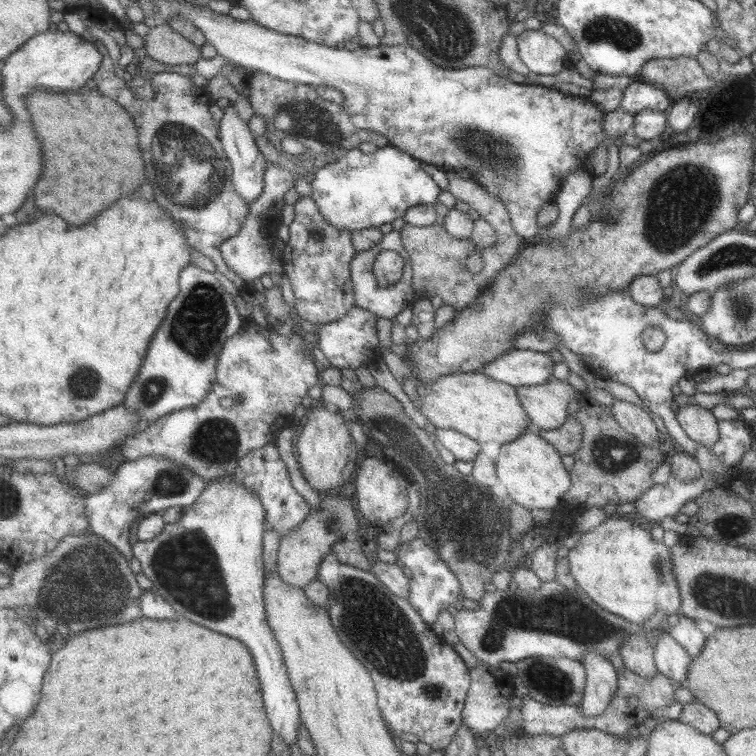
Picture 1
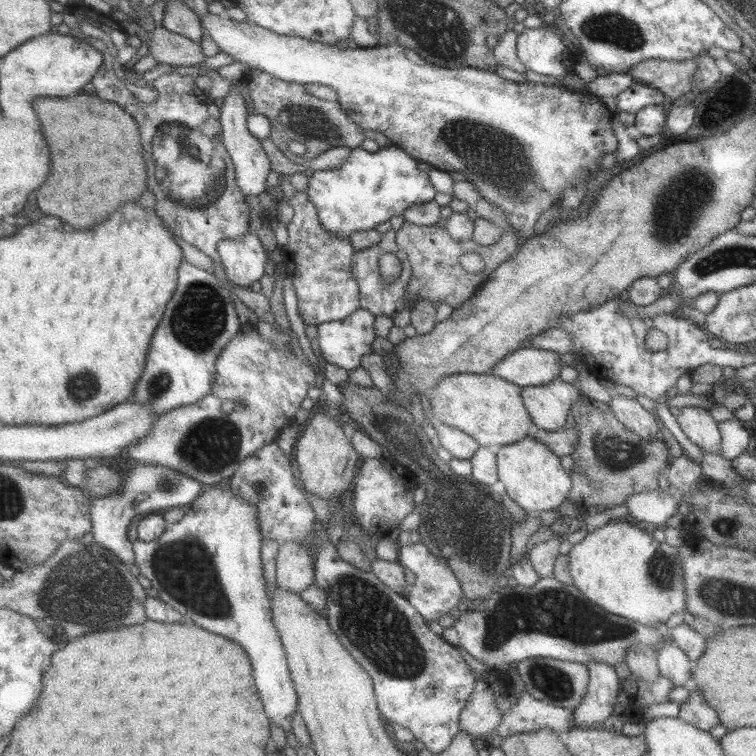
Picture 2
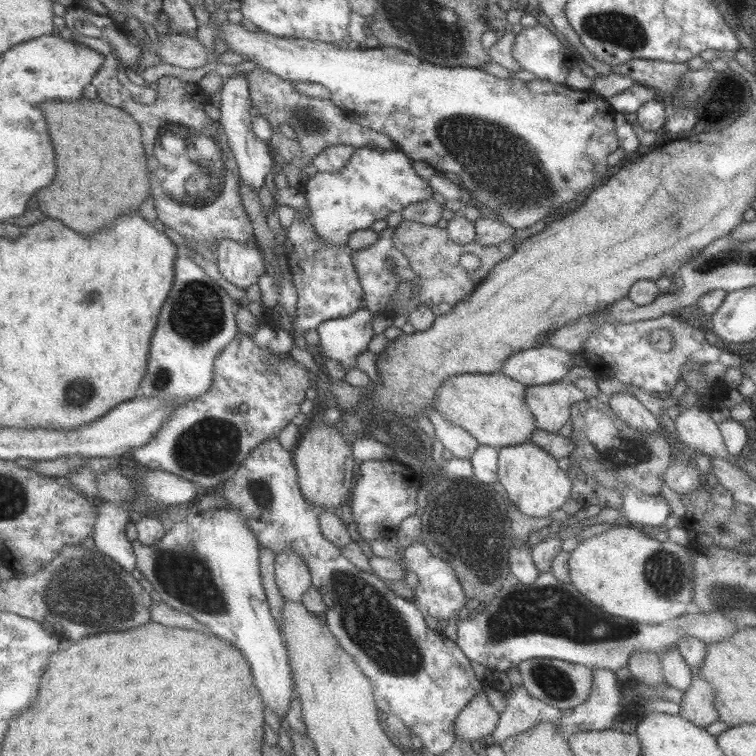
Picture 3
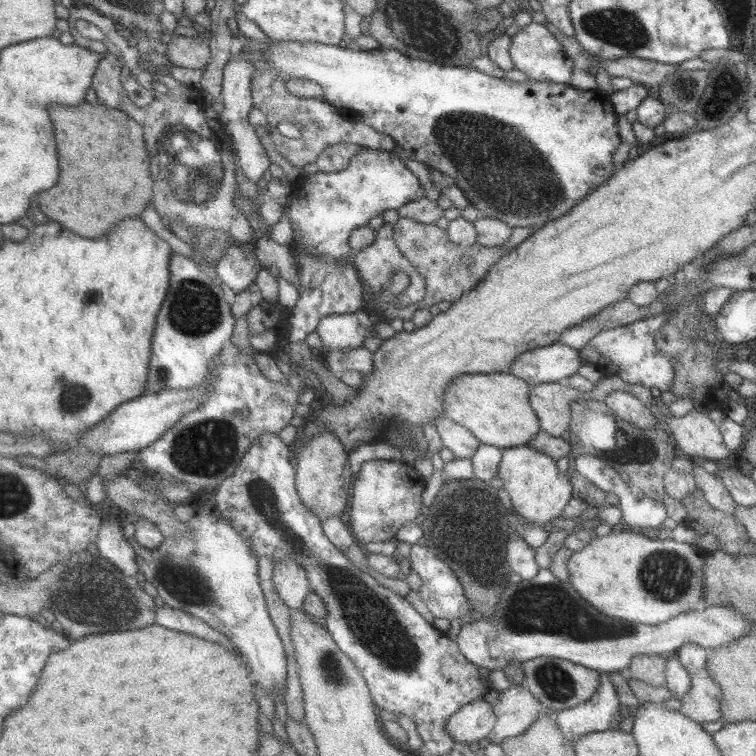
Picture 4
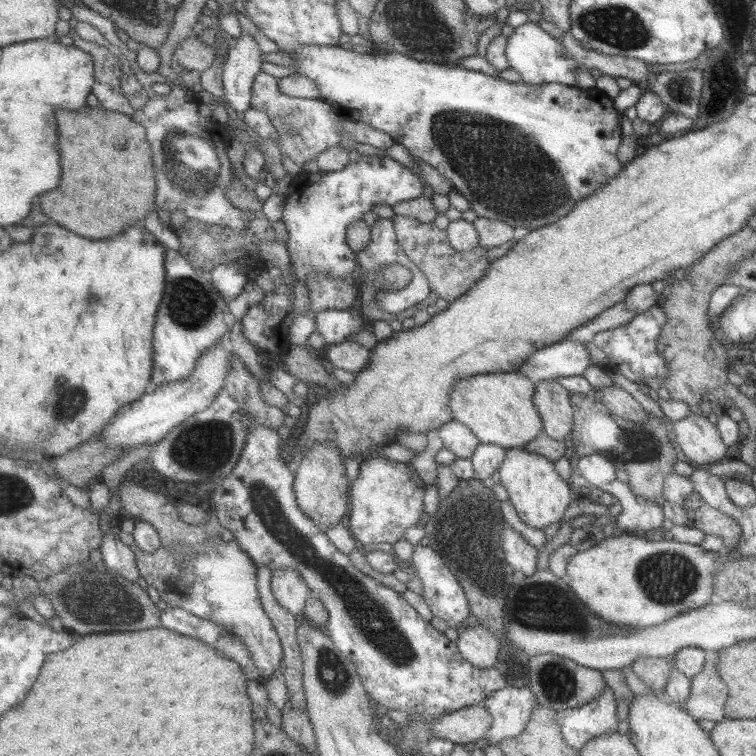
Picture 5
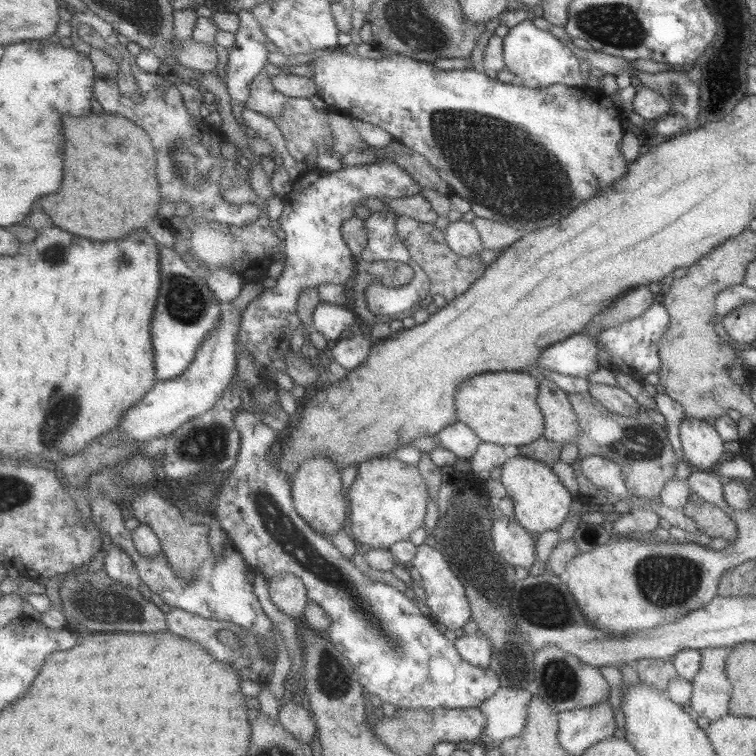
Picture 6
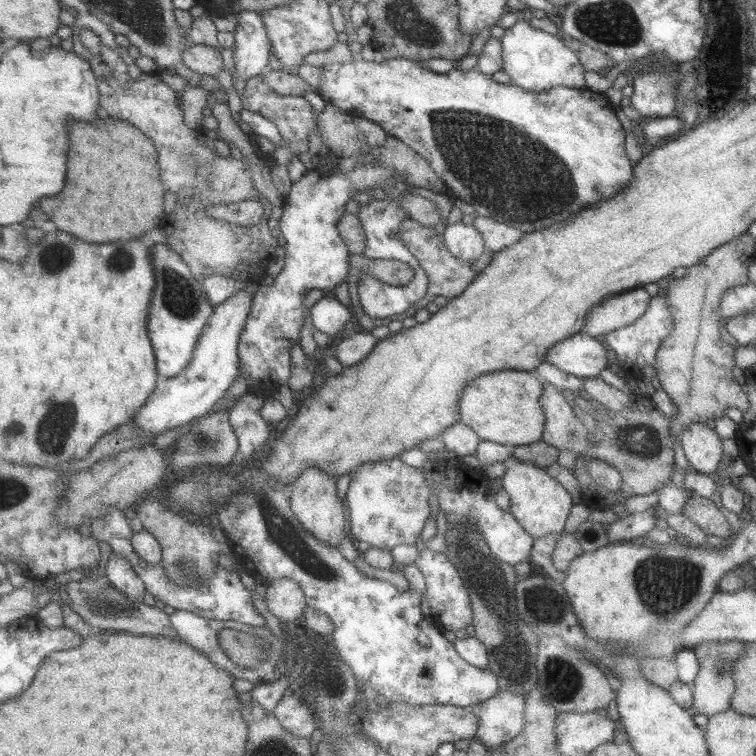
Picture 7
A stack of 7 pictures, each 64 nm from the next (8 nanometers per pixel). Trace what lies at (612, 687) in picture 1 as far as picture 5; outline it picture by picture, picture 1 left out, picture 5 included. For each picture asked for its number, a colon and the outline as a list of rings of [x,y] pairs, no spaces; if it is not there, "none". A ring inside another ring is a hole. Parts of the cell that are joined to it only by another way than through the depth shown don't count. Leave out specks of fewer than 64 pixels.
2: [[[591,662],[589,668],[589,684],[587,694],[581,700],[581,704],[573,710],[573,728],[595,728],[601,722],[605,722],[615,708],[621,678],[617,678],[617,672],[609,664]]]
3: [[[593,668],[593,688],[589,698],[571,710],[563,710],[557,730],[565,736],[585,730],[607,730],[623,710],[621,700],[621,686],[617,686],[615,672]]]
4: [[[601,672],[599,690],[595,692],[595,696],[591,696],[583,704],[577,704],[575,708],[555,712],[555,720],[559,730],[571,744],[591,732],[617,730],[621,722],[619,700],[615,696],[607,672]]]
5: [[[605,686],[603,694],[593,702],[571,710],[559,710],[557,724],[565,744],[575,752],[579,752],[595,736],[617,732],[613,692]]]

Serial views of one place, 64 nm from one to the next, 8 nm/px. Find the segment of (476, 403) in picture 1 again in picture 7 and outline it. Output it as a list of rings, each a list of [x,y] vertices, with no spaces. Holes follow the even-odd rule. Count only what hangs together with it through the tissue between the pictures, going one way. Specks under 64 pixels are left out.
[[[503,370],[475,378],[459,400],[461,422],[477,434],[479,440],[495,442],[499,446],[515,448],[541,440],[545,430],[545,414],[539,406],[543,394],[543,380],[533,372]]]

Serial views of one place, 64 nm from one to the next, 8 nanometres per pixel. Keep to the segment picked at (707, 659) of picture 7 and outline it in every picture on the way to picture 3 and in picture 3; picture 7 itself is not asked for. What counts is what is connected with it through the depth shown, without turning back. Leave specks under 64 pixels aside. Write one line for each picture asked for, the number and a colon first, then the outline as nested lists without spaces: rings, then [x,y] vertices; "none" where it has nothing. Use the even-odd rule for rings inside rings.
3: [[[699,668],[693,670],[691,686],[683,692],[679,704],[679,716],[701,728],[719,720],[719,712],[715,708],[715,688],[701,678]]]
4: [[[703,668],[691,676],[691,688],[683,696],[679,712],[695,720],[697,724],[717,722],[723,718],[723,712],[719,708],[721,694],[721,686]]]
5: [[[713,652],[715,658],[707,660],[699,674],[691,678],[691,694],[683,702],[685,712],[699,720],[711,720],[721,722],[725,718],[725,702],[729,688],[723,684],[719,672],[717,672],[717,652]]]
6: [[[705,648],[699,652],[699,672],[691,680],[693,694],[689,708],[707,720],[719,720],[729,714],[733,684],[727,678],[725,666],[731,648]]]

